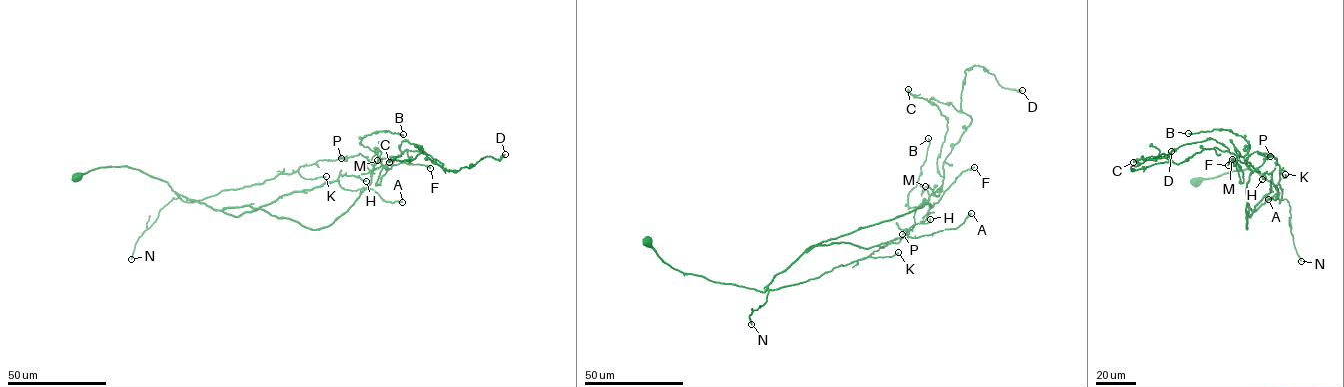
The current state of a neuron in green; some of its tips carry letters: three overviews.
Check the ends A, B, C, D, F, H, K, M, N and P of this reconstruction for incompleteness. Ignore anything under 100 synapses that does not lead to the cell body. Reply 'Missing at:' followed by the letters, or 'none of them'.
Missing at: none of them

